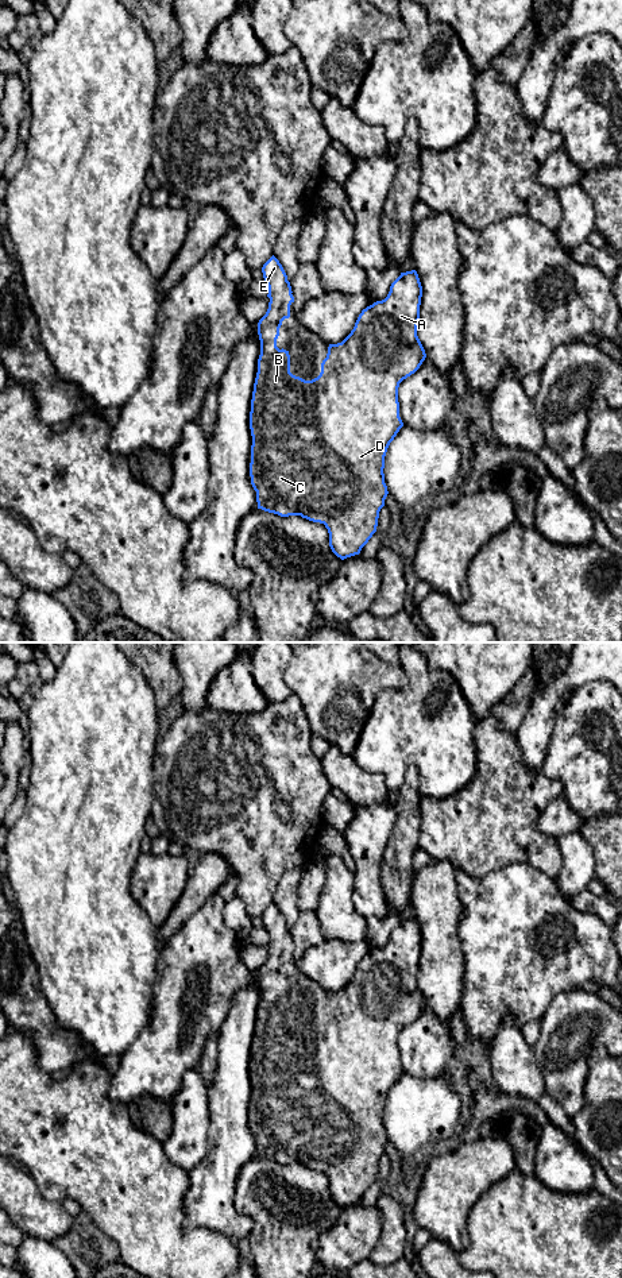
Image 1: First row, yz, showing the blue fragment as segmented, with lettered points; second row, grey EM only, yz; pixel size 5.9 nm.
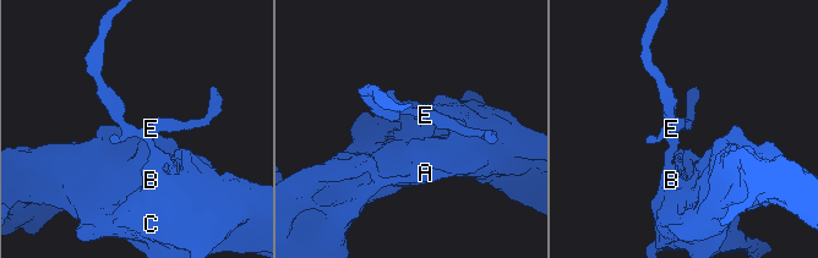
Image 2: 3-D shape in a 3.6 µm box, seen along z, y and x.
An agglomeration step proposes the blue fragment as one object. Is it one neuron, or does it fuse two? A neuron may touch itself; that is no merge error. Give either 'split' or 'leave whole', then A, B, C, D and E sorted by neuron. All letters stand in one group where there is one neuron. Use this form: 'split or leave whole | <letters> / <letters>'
leave whole | A B C D E

